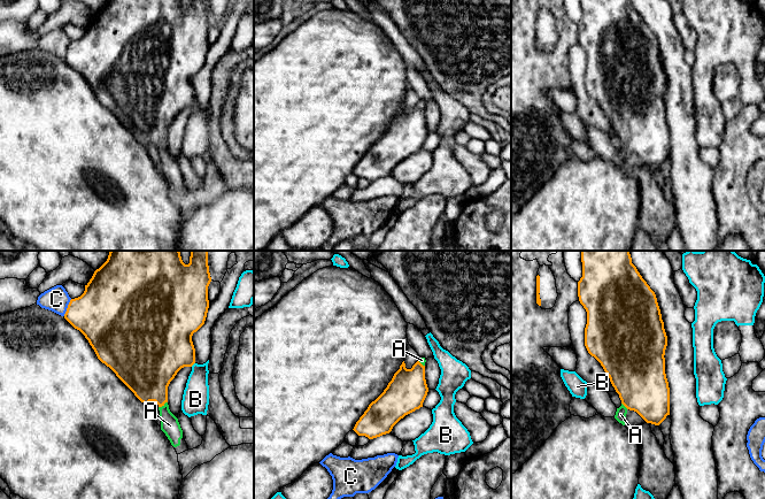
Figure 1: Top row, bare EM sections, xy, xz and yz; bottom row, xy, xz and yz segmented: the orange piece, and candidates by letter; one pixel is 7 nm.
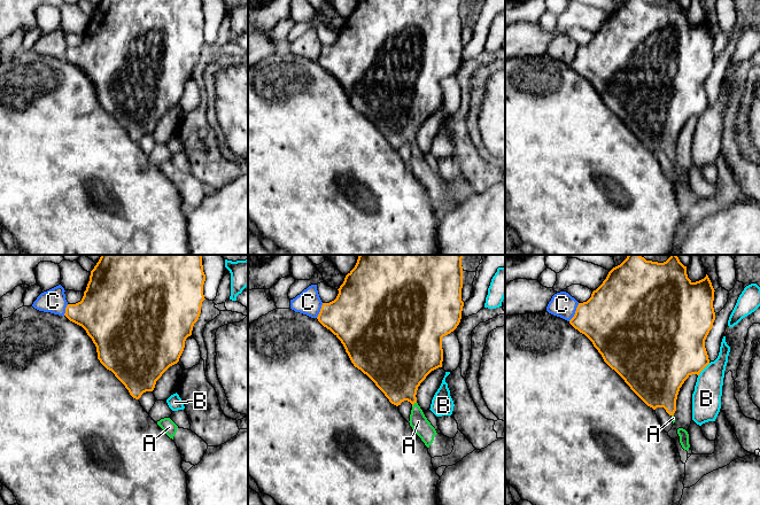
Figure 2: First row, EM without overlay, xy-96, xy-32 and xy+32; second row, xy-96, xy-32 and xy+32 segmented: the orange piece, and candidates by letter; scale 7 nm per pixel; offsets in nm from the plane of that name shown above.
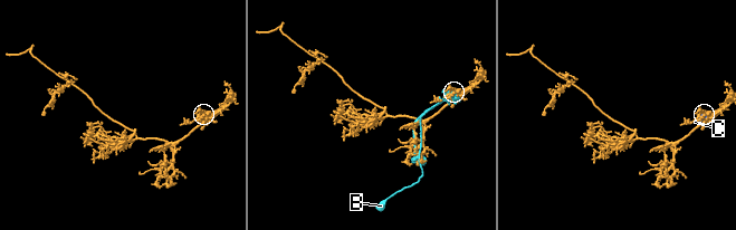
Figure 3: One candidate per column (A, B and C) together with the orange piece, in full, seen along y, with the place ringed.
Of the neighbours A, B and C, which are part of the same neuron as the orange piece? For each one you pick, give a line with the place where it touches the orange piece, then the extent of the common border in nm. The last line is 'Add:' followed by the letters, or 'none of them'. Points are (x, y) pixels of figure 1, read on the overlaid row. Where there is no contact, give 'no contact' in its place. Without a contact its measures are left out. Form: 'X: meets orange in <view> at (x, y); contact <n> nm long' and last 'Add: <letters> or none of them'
A: meets orange in xy at (162, 405); contact 80 nm long
Add: A

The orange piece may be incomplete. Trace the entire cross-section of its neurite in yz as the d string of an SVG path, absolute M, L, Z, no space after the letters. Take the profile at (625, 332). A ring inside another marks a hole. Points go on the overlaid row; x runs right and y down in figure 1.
M581 251L582 277L578 297L587 312L585 346L603 367L619 394L621 406L615 419L625 425L627 410L636 412L647 423L659 425L670 415L670 387L665 374L667 336L655 292L632 263L629 251Z

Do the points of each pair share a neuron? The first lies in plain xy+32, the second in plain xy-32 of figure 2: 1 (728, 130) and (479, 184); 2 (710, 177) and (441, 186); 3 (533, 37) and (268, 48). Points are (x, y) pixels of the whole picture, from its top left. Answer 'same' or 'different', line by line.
1: same
2: different
3: same

